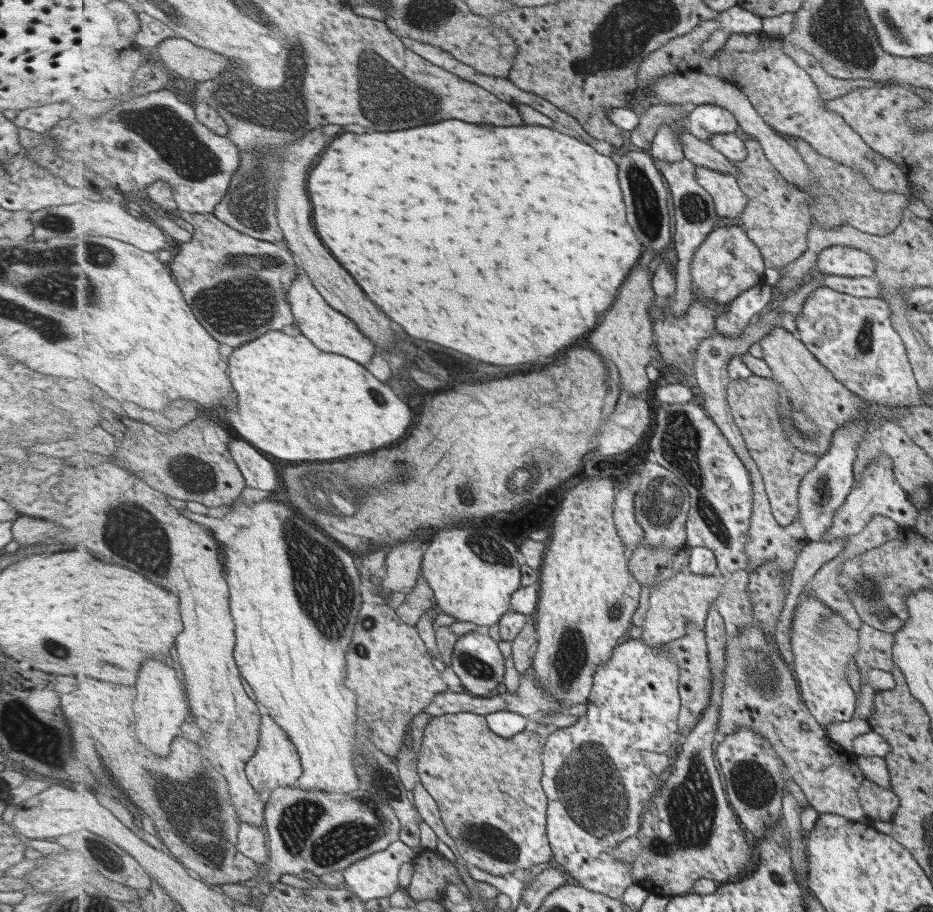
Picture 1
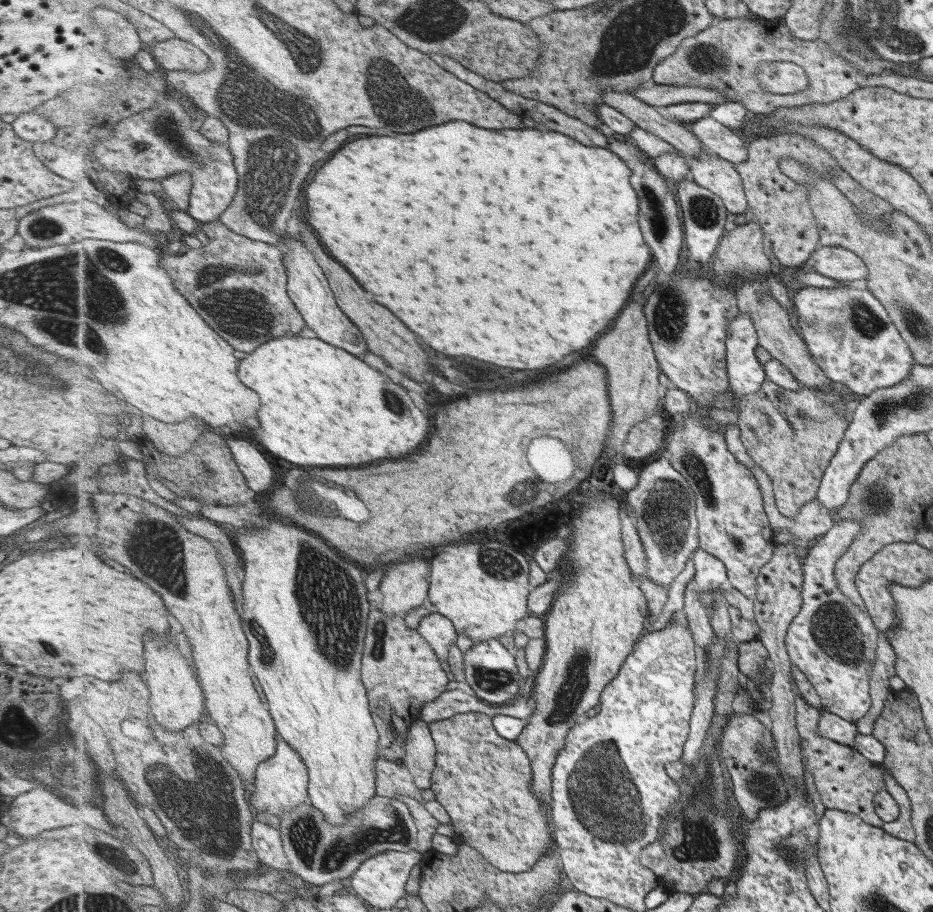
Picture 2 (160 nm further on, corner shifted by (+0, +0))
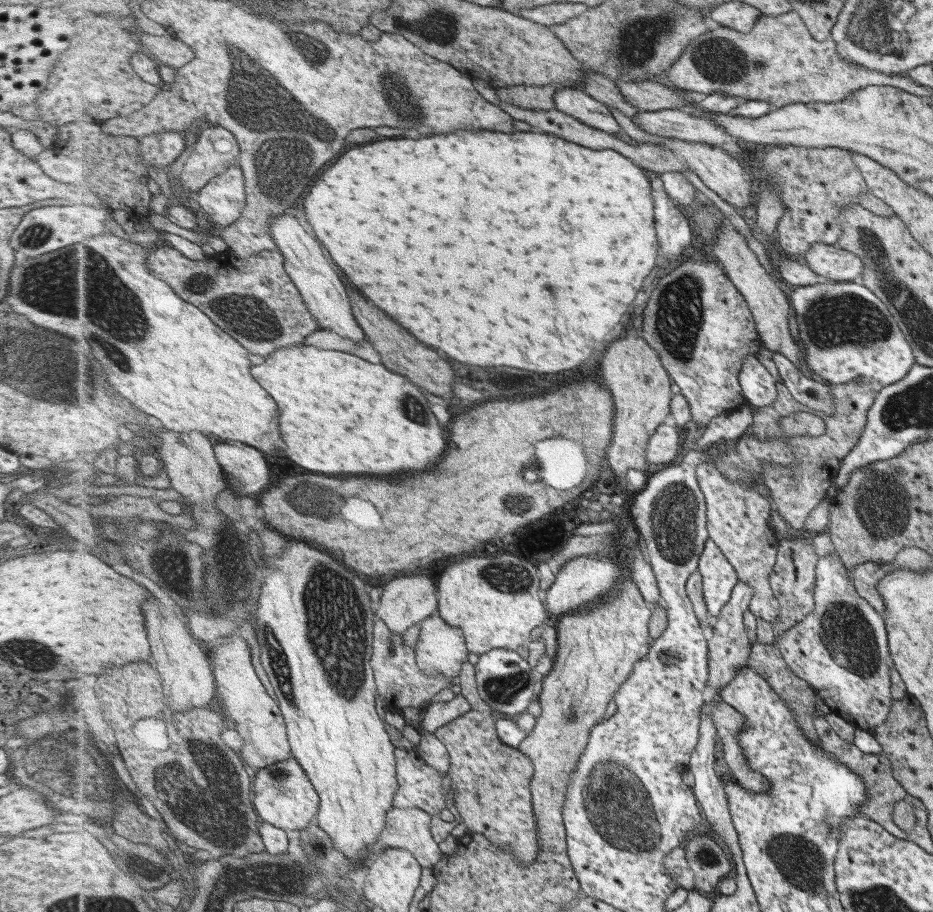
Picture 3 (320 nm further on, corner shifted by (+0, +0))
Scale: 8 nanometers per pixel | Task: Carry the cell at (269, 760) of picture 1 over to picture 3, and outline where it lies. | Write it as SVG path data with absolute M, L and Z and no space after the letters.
M292 755L289 760L277 762L259 771L255 781L255 800L262 820L283 830L309 828L317 819L321 799L300 761Z

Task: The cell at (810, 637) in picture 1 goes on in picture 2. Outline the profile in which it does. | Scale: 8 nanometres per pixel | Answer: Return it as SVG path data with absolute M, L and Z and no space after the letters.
M841 518L820 538L811 543L802 562L801 608L793 617L784 637L790 664L799 669L816 690L821 711L855 723L871 707L869 675L876 658L877 630L867 610L854 605L836 585L836 560L851 547L860 532L860 523Z

